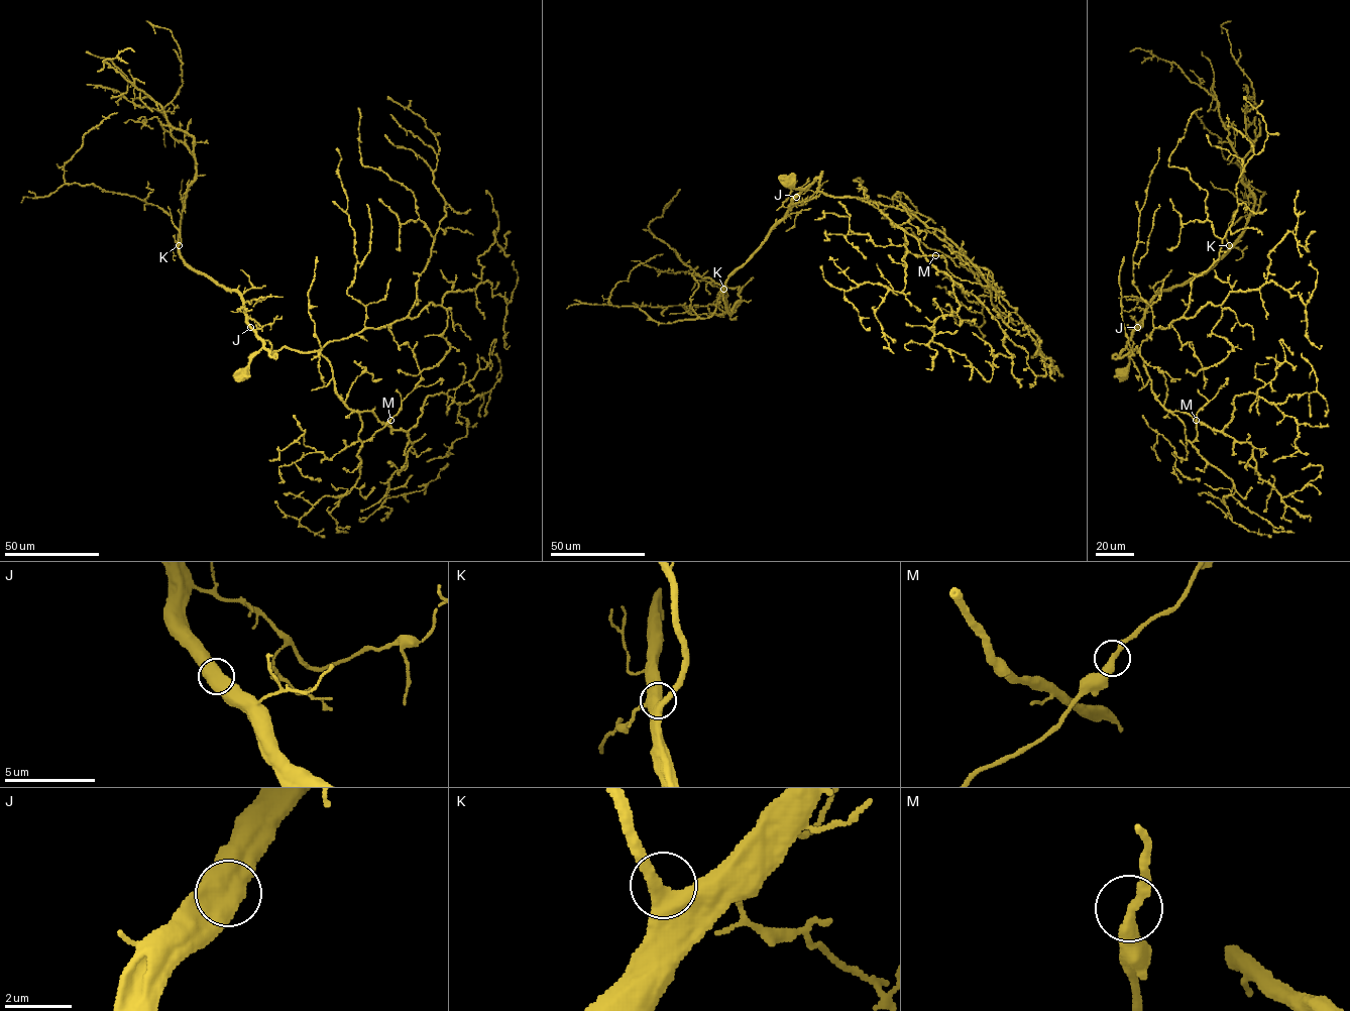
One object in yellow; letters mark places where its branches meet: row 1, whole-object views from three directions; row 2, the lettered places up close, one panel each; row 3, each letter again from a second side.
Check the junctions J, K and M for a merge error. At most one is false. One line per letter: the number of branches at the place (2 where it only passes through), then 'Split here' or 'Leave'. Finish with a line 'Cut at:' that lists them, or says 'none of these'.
J: Branches: 2. Leave
K: Branches: 2. Leave
M: Branches: 2. Leave
Cut at: none of these

